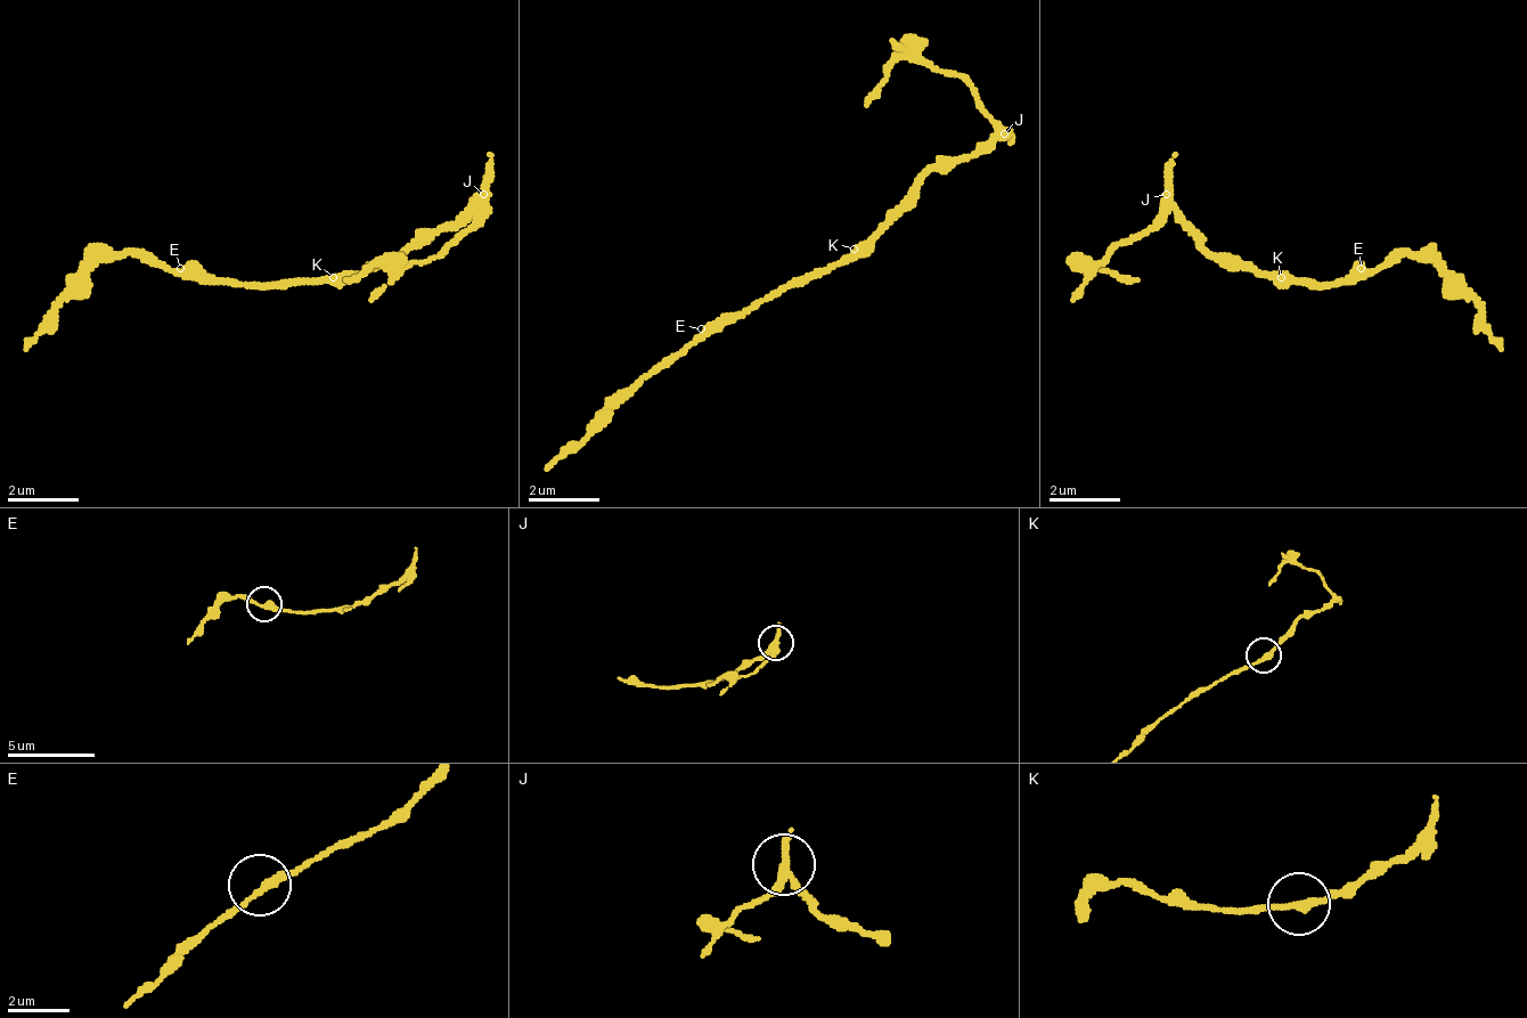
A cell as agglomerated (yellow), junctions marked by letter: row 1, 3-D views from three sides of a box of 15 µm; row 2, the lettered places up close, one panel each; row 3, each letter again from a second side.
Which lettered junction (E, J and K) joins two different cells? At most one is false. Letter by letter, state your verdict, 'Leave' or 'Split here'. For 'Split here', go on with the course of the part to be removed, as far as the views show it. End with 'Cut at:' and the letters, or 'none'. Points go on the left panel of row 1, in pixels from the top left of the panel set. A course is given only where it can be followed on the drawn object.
E: Leave
J: Split here. Course of the part to remove: (486, 196), (431, 259), (377, 259), (342, 277)
K: Leave
Cut at: J

